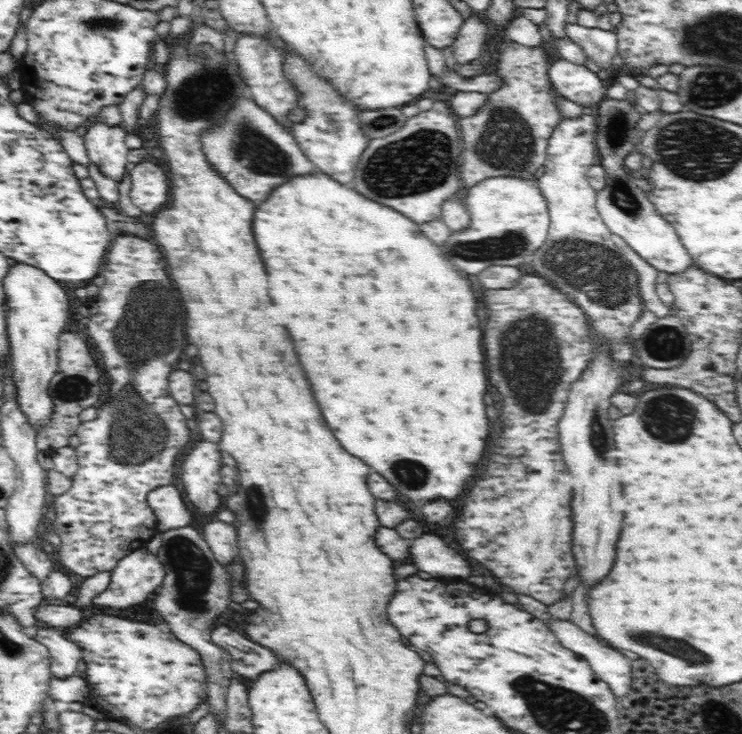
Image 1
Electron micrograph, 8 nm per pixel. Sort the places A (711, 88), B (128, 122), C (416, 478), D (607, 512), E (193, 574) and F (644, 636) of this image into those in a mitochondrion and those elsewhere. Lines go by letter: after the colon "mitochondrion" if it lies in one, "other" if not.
A: mitochondrion
B: other
C: mitochondrion
D: other
E: mitochondrion
F: mitochondrion

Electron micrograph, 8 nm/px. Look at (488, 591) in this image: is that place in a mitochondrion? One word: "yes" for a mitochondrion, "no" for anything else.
no

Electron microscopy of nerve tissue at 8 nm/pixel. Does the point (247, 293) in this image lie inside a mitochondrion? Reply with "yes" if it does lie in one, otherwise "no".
no

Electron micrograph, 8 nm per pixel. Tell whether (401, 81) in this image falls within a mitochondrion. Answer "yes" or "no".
no

